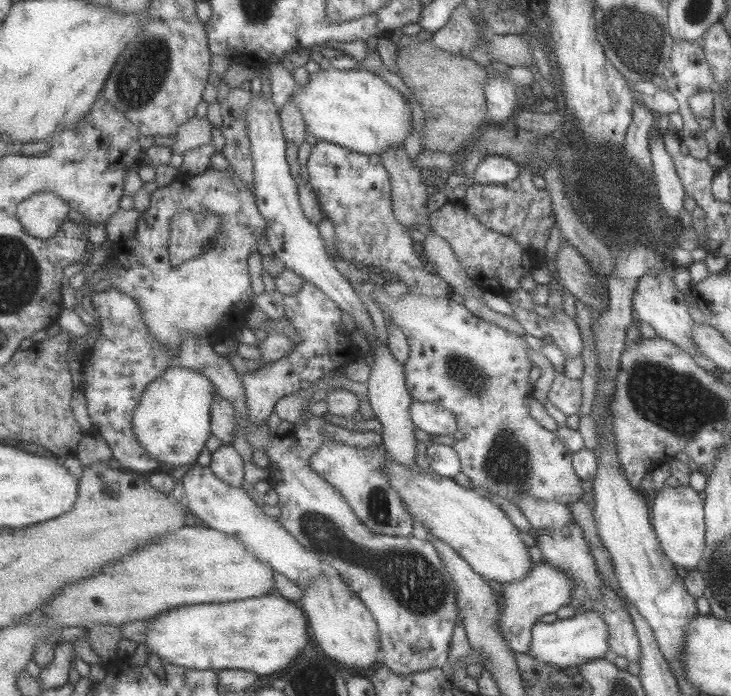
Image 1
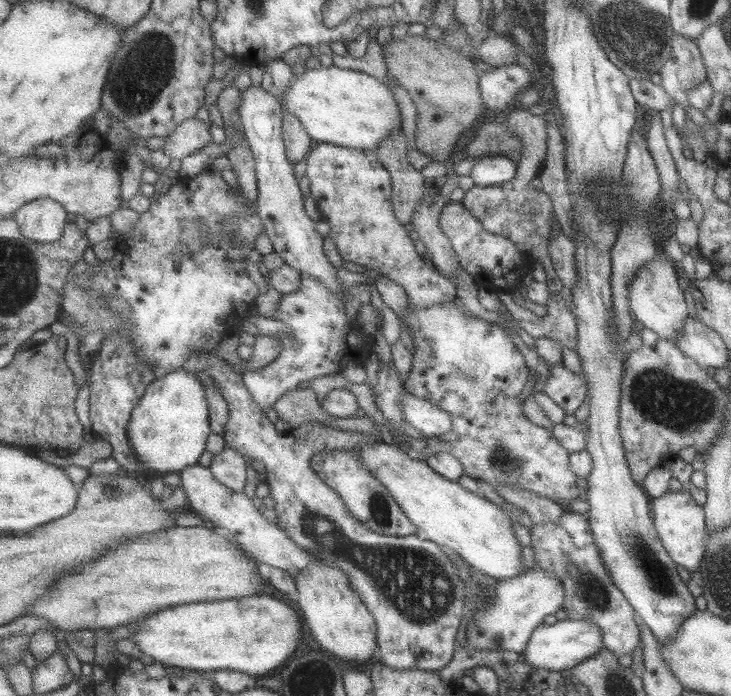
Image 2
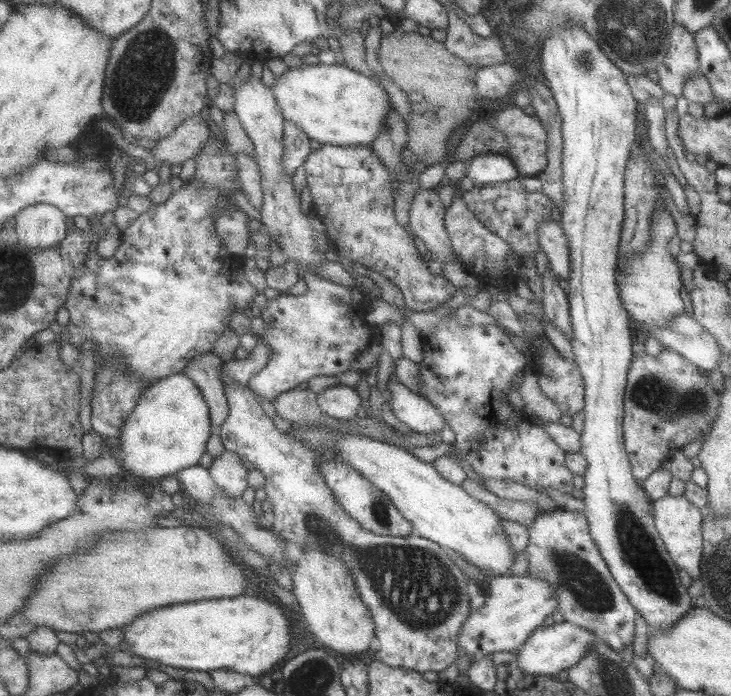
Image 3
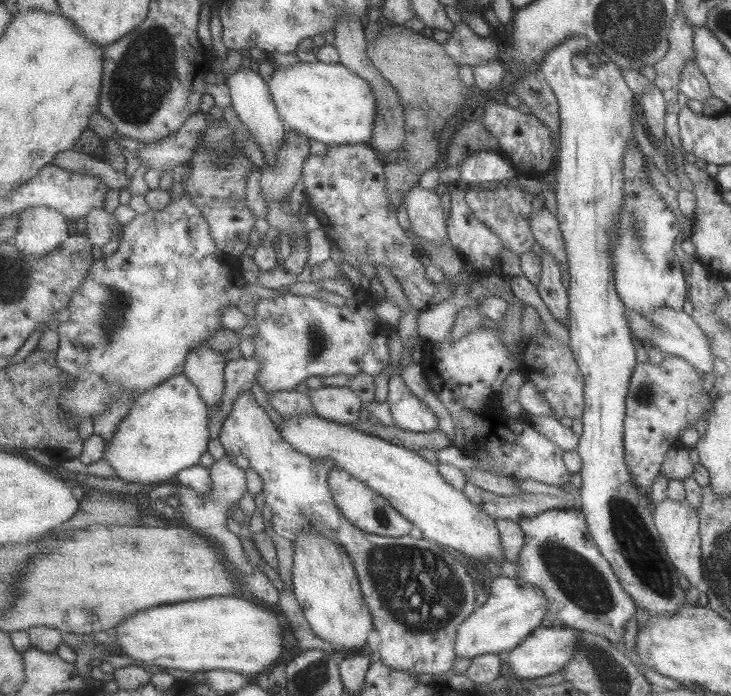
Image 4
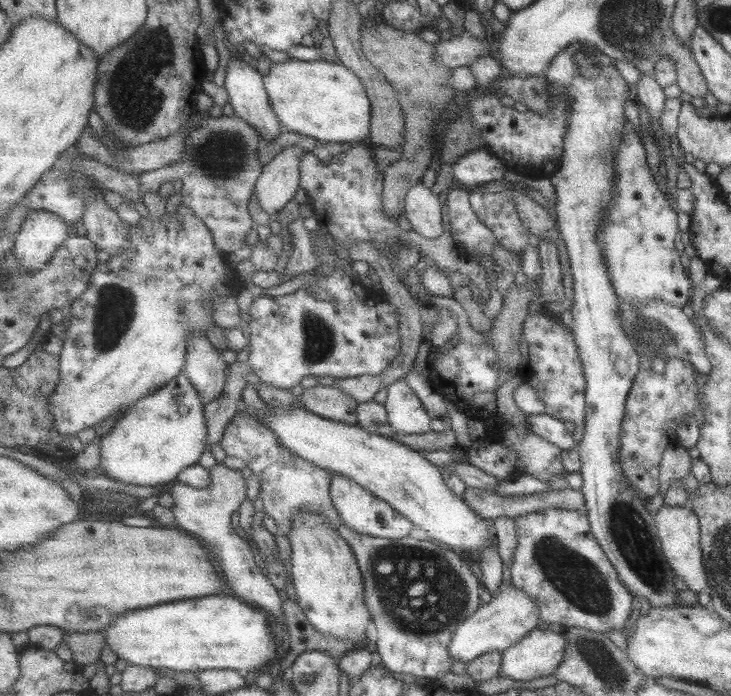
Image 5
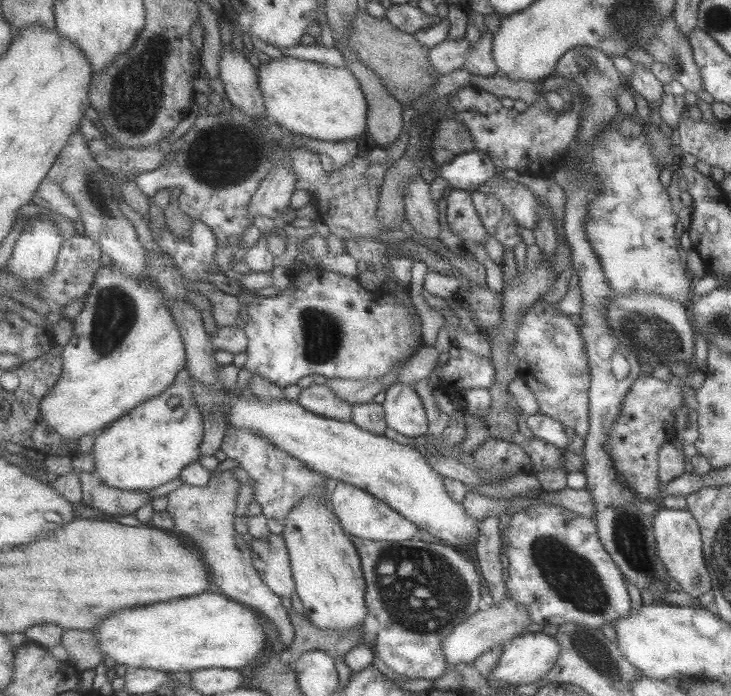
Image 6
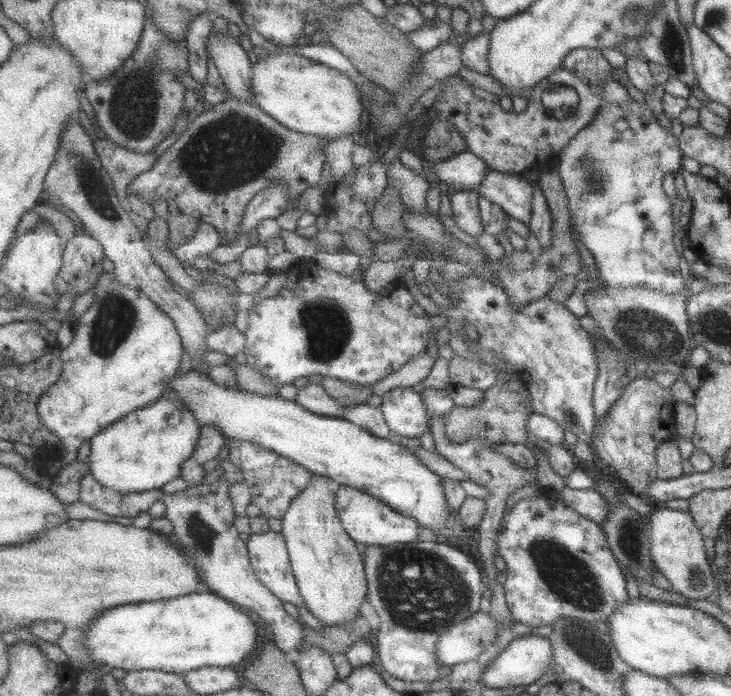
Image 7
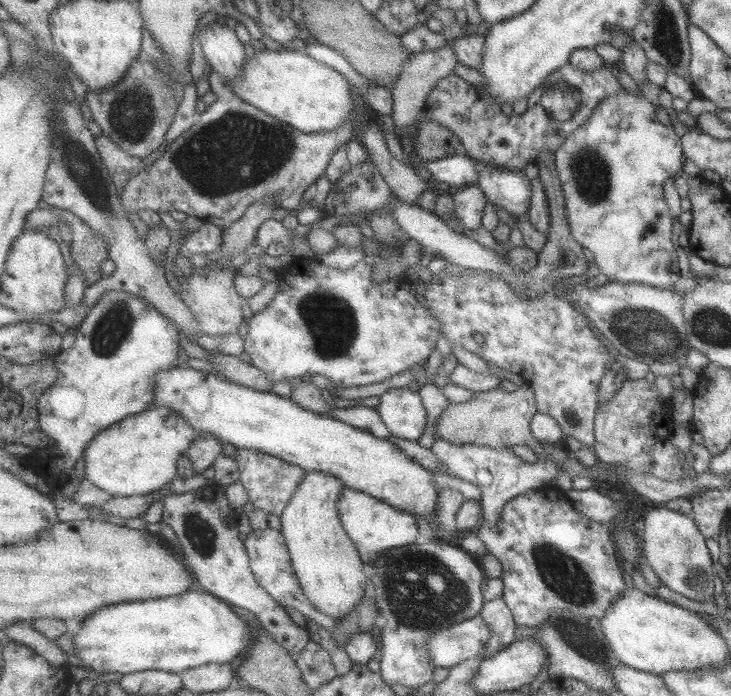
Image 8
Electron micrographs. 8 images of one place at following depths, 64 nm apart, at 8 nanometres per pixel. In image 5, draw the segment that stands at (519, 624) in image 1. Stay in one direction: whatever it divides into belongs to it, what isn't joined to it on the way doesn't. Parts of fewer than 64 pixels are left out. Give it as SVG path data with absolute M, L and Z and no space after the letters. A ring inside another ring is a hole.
M503 581L500 593L493 594L488 603L482 604L466 621L458 626L450 649L455 661L470 663L496 650L505 651L521 642L541 622L539 603L522 588L509 581Z

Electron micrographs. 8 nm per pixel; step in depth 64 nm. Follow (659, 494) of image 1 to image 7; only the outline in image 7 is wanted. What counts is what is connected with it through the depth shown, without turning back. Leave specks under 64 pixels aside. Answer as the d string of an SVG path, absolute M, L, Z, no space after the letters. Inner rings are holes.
M658 506L649 519L650 553L656 570L671 584L672 590L686 599L701 600L715 592L712 568L709 568L702 534L687 511Z

